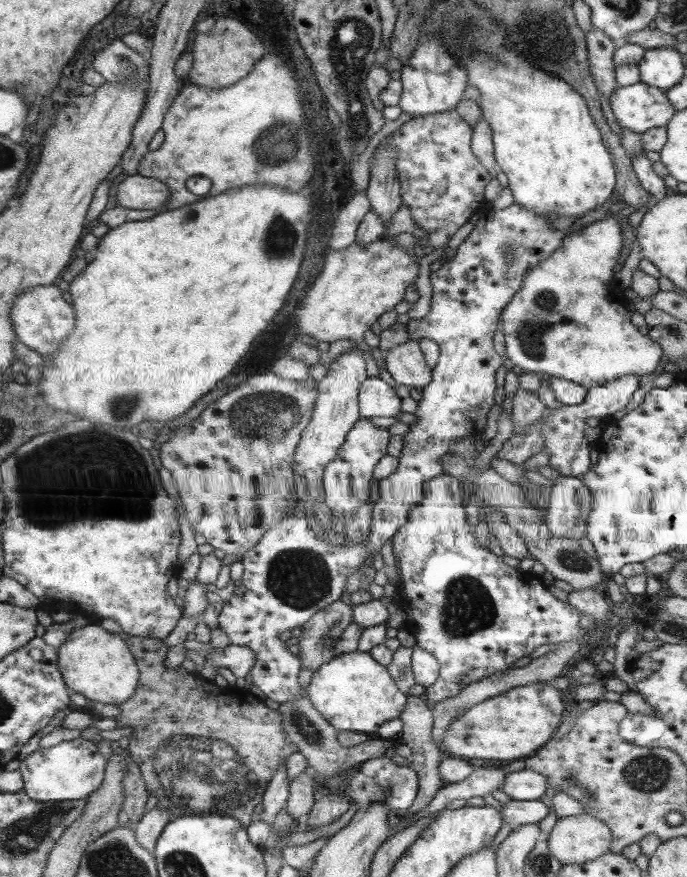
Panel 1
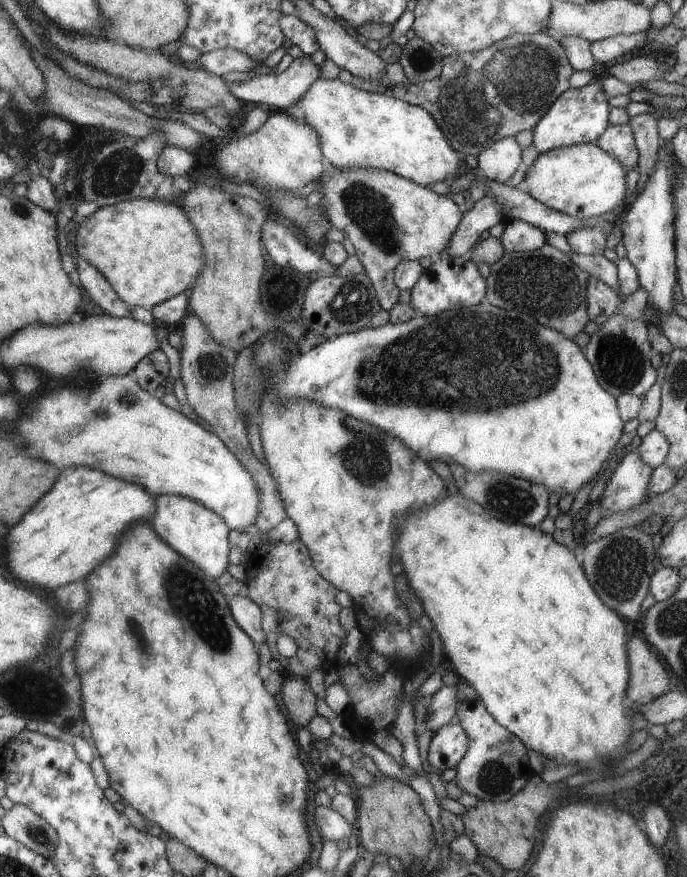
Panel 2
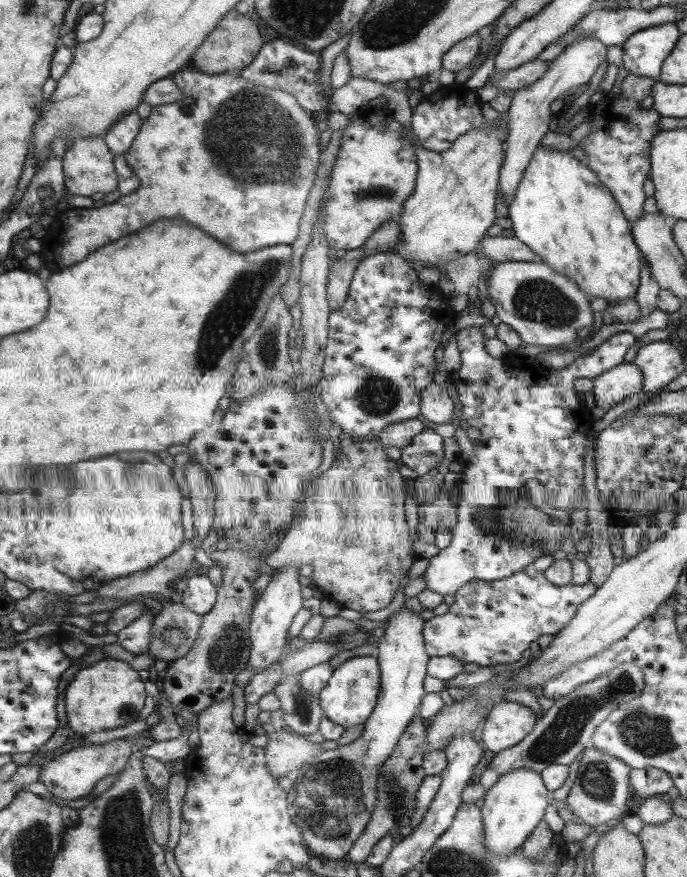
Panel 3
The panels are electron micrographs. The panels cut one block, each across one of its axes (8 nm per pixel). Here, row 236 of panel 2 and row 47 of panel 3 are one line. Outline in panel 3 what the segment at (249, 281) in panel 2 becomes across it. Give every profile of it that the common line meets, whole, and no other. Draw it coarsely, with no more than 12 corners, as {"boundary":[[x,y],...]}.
{"boundary":[[235,9],[192,55],[195,70],[237,73],[261,48]]}

